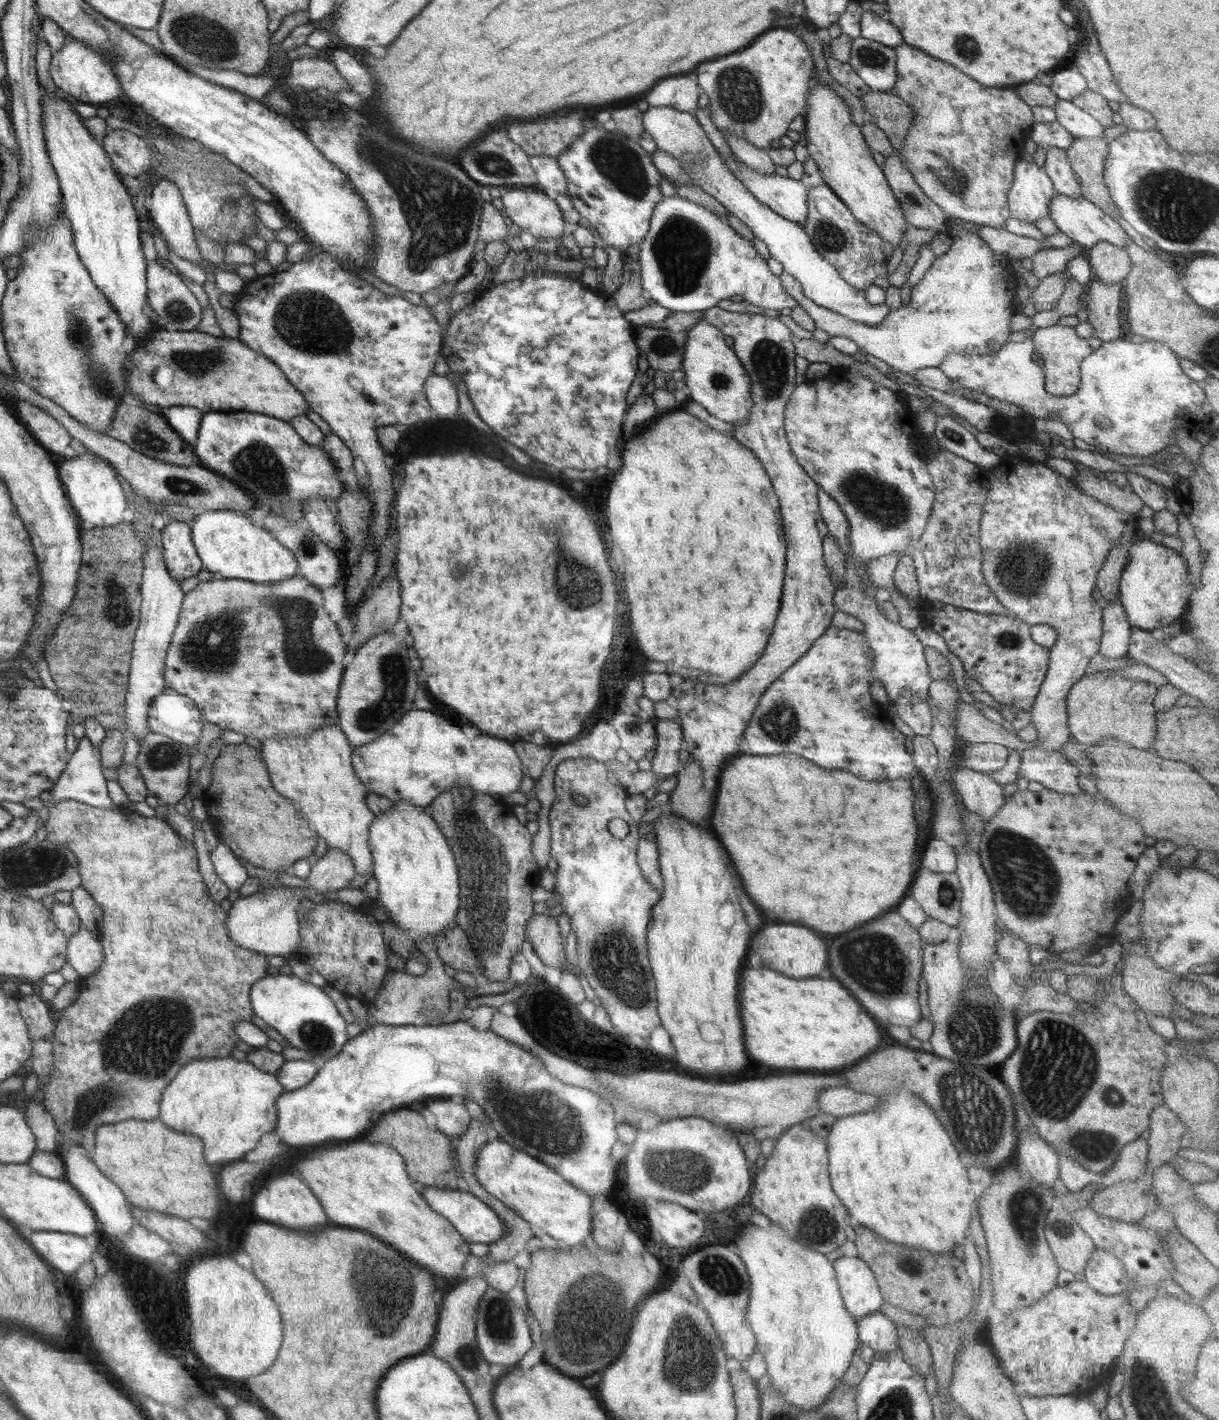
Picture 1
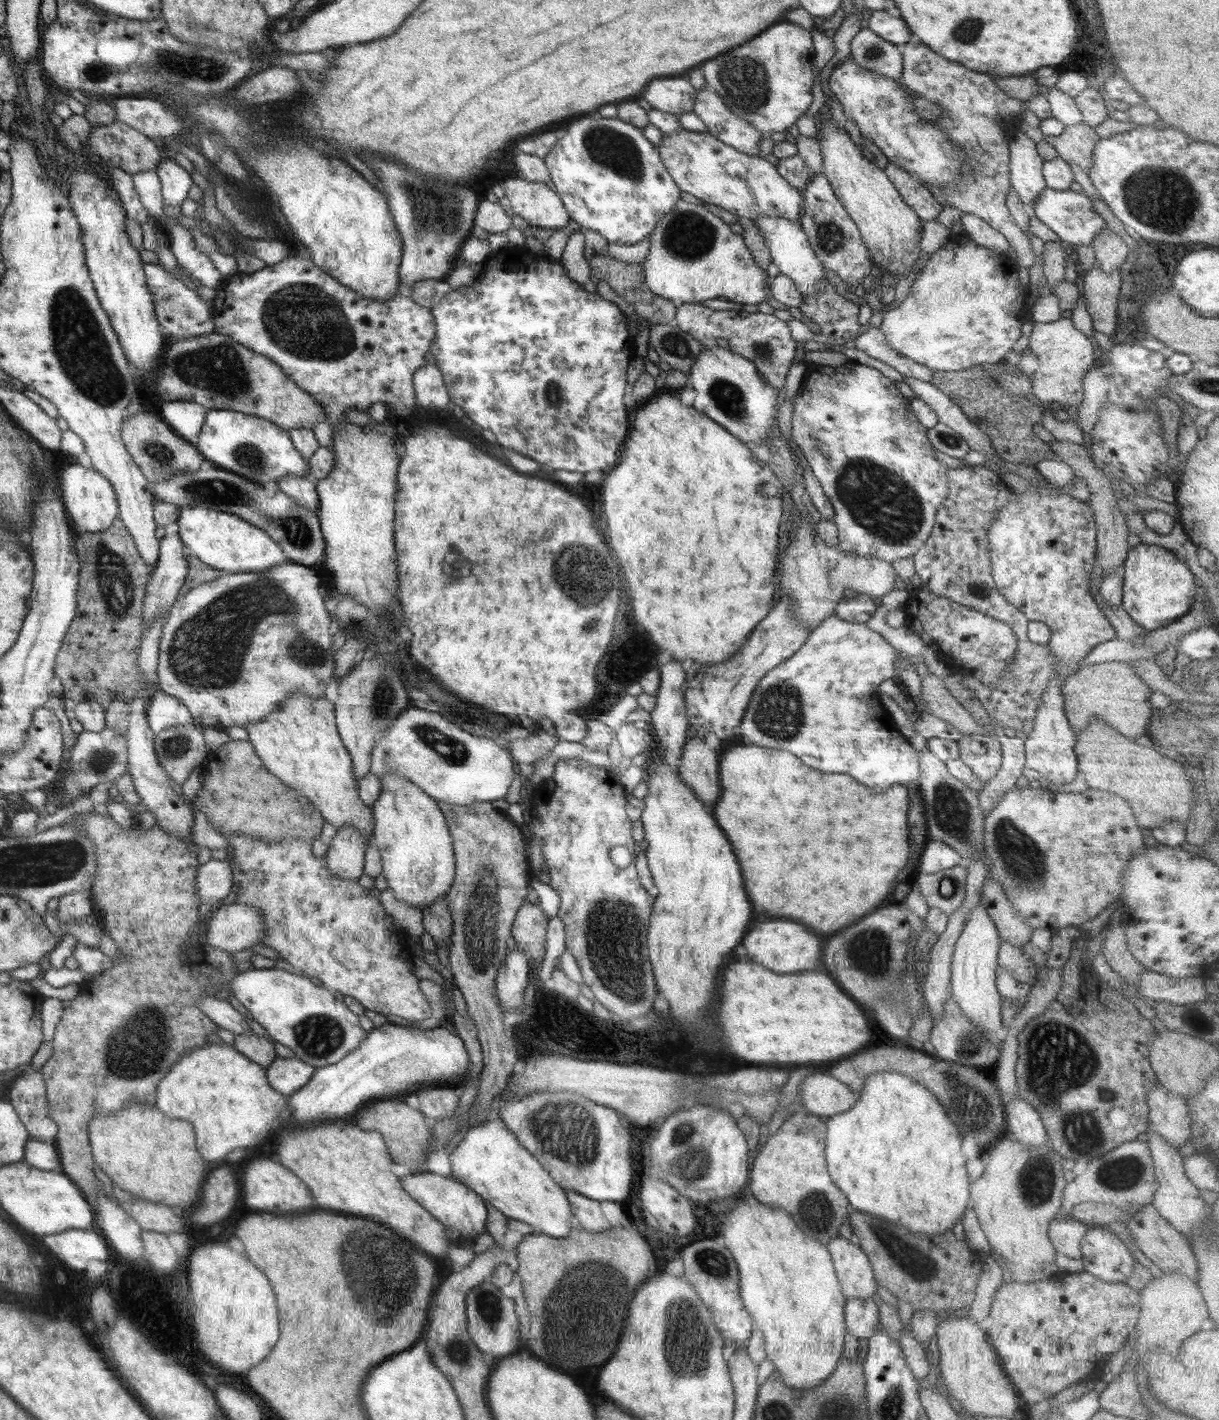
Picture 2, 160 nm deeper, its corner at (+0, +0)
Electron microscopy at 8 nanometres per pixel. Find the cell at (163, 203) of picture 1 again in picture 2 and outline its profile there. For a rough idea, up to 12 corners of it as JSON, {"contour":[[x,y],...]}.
{"contour":[[164,155],[156,168],[166,205],[181,206],[191,174]]}

